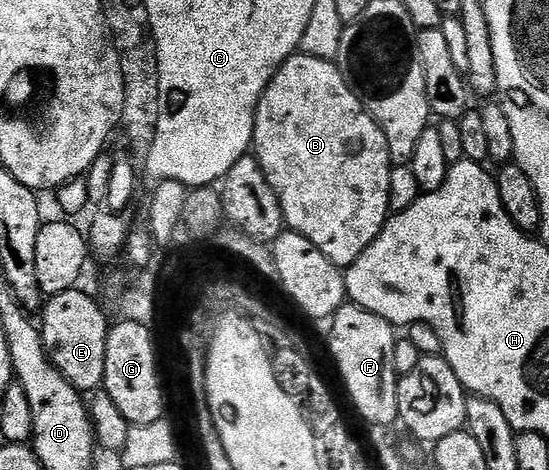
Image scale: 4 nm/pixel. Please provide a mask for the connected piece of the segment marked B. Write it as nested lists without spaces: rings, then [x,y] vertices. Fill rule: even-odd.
[[[303,52],[291,54],[258,103],[252,143],[253,149],[258,149],[258,163],[280,200],[285,225],[293,233],[303,234],[339,268],[349,268],[377,240],[392,214],[390,141],[364,105],[351,79],[347,75],[346,78],[333,61]]]

